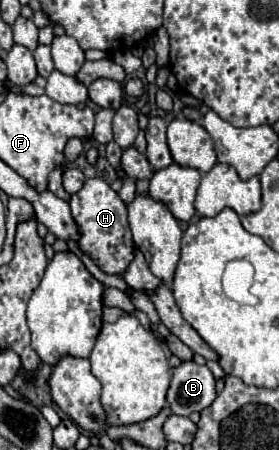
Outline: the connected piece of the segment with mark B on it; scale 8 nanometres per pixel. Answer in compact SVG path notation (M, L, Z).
M185 361L173 369L167 401L175 415L189 417L193 411L203 411L215 401L215 397L215 377L207 365Z

